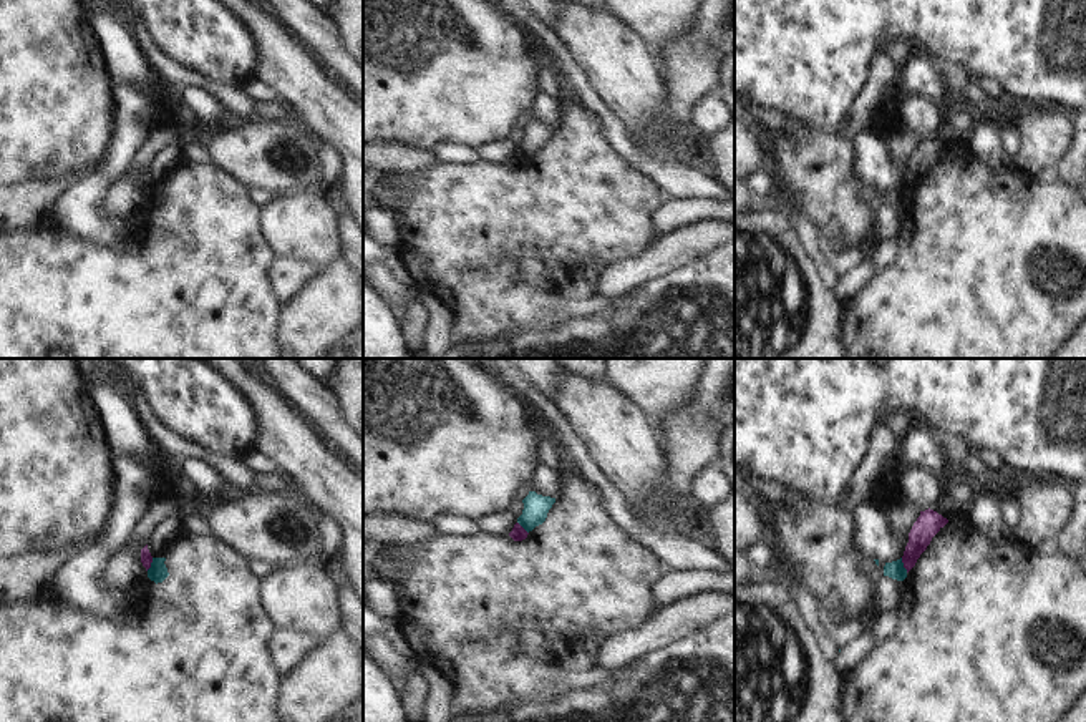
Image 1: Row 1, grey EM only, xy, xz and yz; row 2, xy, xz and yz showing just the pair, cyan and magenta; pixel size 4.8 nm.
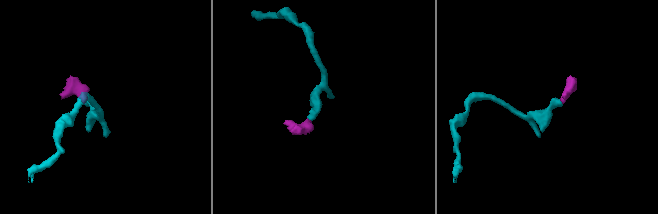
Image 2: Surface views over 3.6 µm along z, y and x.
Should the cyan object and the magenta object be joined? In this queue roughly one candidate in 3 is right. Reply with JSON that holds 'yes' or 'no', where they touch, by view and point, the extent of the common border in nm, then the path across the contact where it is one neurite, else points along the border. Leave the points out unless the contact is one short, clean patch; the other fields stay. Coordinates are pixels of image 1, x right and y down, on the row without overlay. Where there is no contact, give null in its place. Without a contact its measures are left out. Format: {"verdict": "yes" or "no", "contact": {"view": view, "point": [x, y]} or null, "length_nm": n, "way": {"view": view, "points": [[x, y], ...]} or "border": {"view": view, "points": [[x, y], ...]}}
{"verdict": "no", "contact": {"view": "yz", "point": [902, 193]}, "length_nm": 80, "border": {"view": "yz", "points": [[901, 186], [907, 200]]}}

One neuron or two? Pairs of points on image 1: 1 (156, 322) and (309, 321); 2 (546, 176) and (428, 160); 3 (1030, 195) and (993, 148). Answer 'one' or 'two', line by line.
1: two
2: two
3: two

